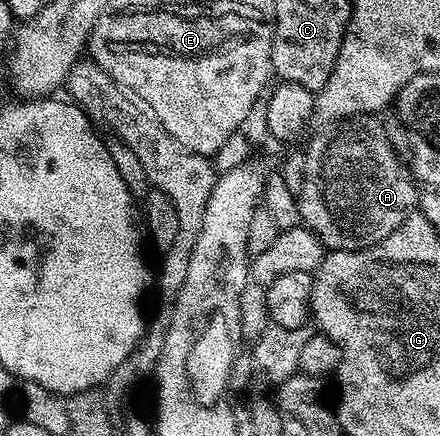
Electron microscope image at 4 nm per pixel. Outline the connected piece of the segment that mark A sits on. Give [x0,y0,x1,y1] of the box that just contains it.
[297,114,419,251]

